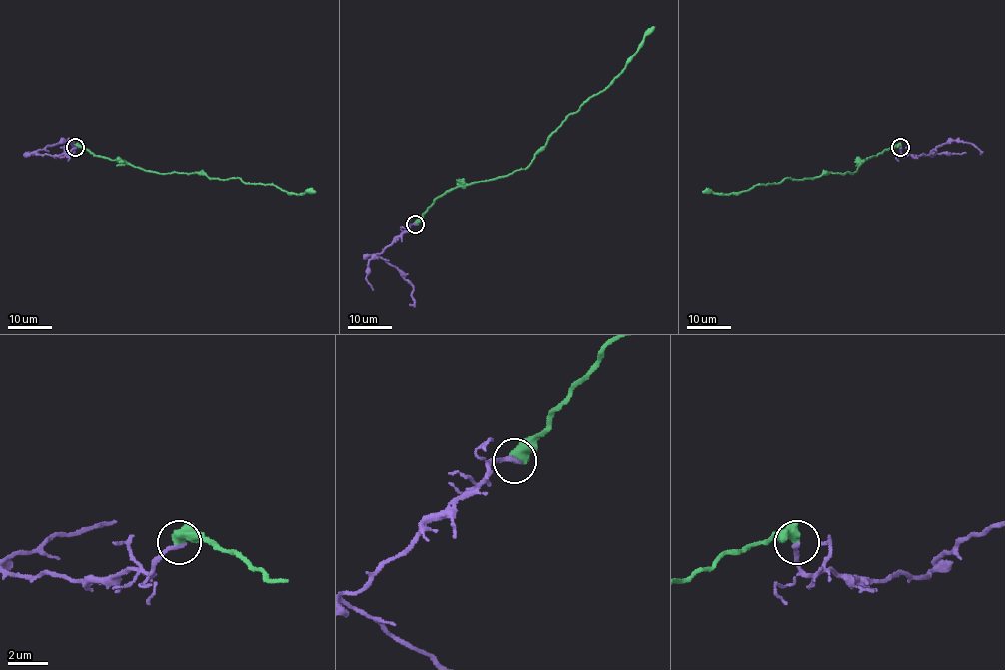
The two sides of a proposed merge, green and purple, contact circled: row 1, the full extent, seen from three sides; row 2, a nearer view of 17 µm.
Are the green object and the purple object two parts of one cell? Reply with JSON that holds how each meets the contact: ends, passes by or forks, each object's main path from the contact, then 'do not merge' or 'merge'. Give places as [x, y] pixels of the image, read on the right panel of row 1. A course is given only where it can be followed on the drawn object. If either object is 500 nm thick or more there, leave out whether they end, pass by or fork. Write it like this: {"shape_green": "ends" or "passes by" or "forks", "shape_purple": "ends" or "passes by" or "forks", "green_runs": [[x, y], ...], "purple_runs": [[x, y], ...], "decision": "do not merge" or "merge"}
{"green_runs": [[901, 147], [885, 149], [862, 161], [853, 174], [785, 178], [726, 194], [702, 191]], "purple_runs": [[901, 147], [903, 154], [929, 155], [939, 145], [961, 141], [973, 144], [981, 154]], "decision": "do not merge"}

